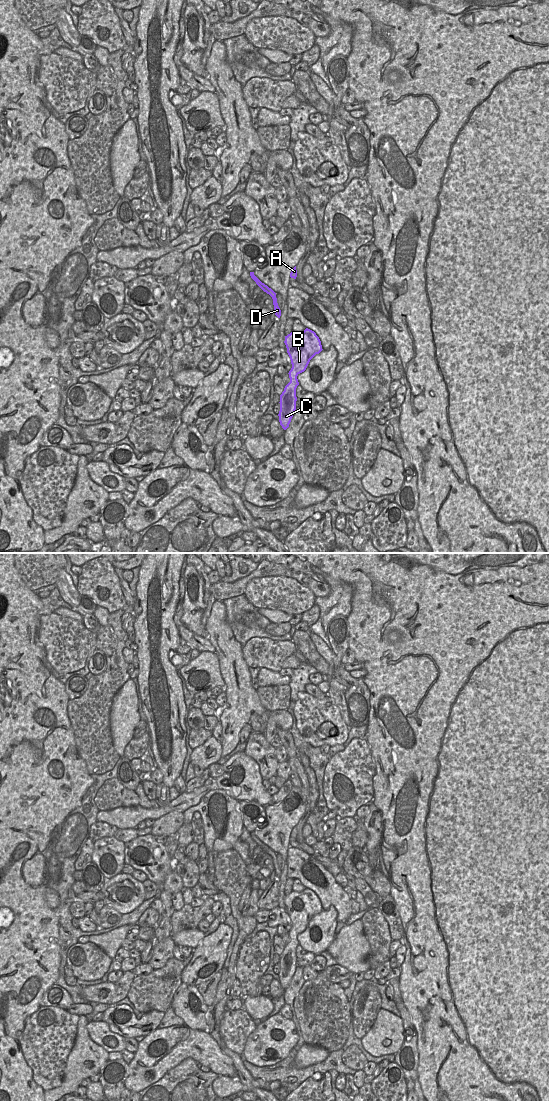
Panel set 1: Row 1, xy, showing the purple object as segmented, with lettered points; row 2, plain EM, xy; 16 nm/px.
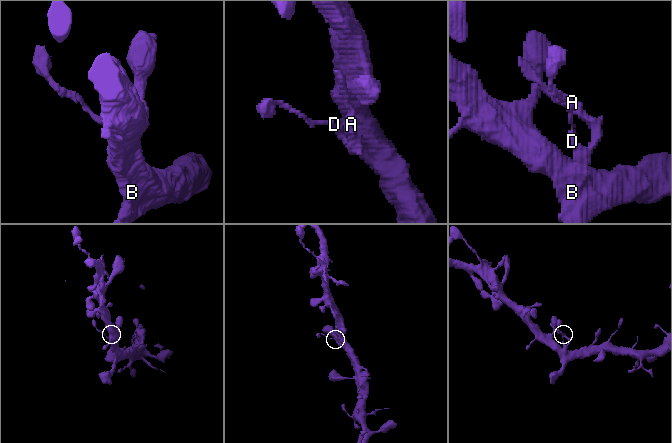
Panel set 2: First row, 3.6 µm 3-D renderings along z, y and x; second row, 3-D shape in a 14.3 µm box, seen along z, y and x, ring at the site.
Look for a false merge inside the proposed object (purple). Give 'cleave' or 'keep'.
keep

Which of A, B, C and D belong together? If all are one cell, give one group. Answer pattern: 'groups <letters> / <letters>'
groups A B C D

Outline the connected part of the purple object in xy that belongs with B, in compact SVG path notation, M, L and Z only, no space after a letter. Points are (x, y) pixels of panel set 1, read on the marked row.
M308 328L302 332L292 331L284 341L290 357L292 368L289 371L290 382L280 395L279 422L284 430L289 427L296 410L296 388L299 385L297 376L304 372L310 360L323 349L316 333Z

